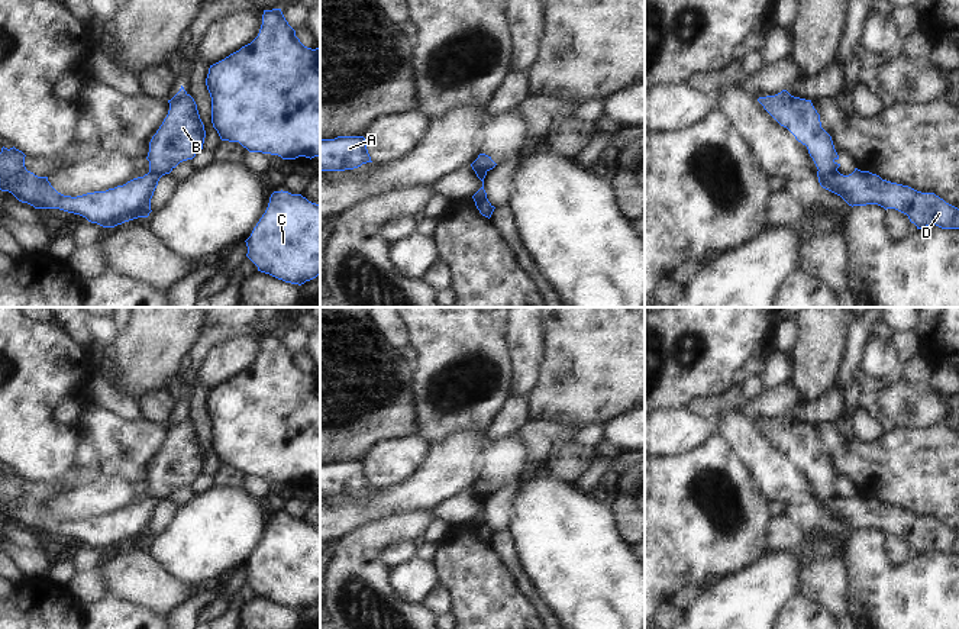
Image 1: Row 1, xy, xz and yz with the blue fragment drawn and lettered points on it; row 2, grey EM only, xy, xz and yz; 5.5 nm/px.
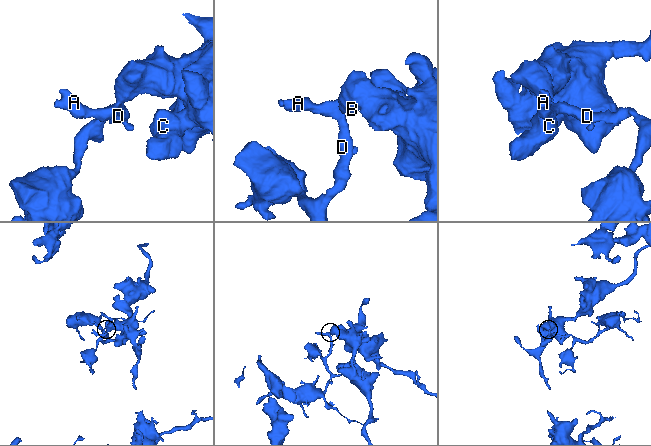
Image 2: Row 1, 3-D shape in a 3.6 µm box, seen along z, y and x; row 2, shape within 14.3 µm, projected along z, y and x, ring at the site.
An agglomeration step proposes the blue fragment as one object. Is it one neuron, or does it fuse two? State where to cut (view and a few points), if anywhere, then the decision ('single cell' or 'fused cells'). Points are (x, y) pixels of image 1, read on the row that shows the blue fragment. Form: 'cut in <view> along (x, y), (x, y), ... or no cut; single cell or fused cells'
cut in yz along (836, 168), (817, 176); fused cells

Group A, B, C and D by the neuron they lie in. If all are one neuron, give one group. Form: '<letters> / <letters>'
A D / B C

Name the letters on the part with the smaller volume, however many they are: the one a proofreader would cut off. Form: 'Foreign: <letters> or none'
Foreign: A, D

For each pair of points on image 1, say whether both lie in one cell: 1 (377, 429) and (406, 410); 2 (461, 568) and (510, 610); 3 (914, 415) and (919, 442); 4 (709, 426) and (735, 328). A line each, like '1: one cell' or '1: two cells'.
1: one cell
2: one cell
3: two cells
4: two cells

